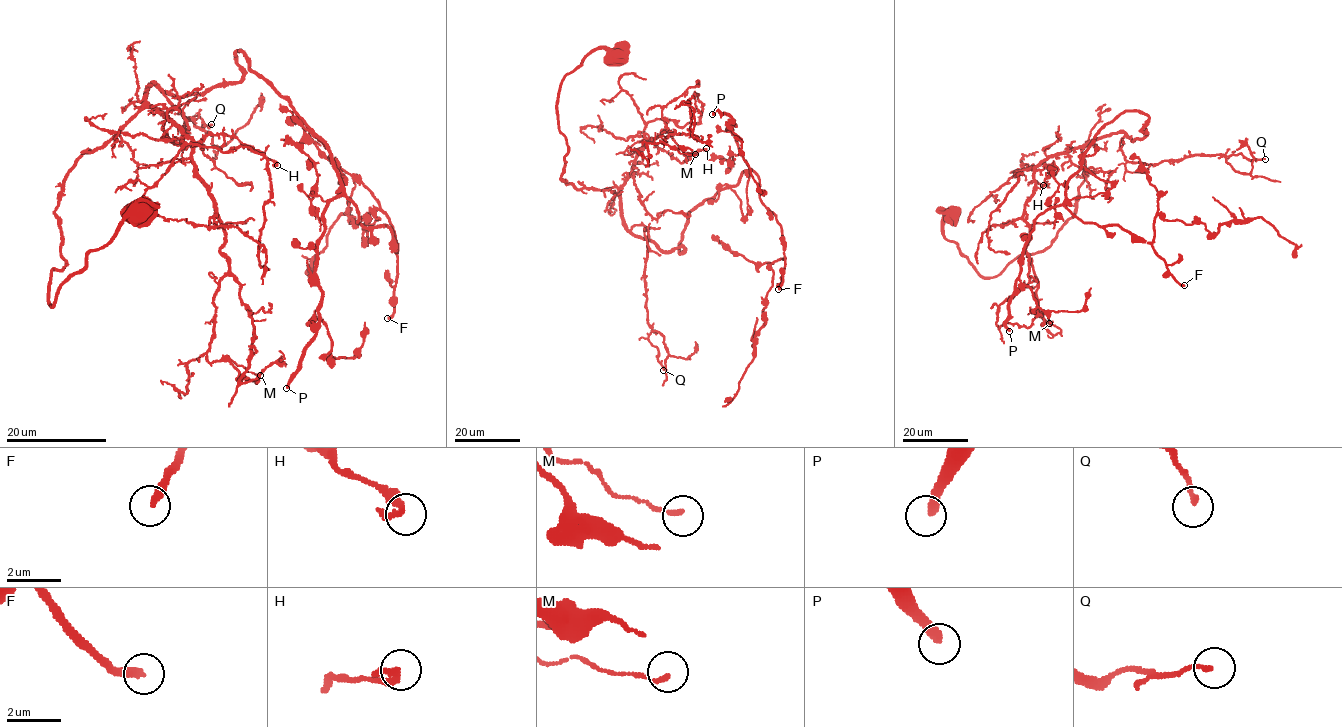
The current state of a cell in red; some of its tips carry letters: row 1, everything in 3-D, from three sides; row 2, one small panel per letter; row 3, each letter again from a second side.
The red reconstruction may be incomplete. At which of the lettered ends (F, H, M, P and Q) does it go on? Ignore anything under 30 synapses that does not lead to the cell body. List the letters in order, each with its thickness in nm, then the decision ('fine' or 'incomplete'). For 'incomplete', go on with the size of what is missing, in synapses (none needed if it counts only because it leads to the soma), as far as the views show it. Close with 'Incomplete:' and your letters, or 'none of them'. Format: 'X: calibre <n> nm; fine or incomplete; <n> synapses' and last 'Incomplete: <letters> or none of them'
F: calibre 300 nm; incomplete; 35 synapses
H: calibre 240 nm; fine
M: calibre 160 nm; fine
P: calibre 360 nm; incomplete; 110 synapses
Q: calibre 150 nm; fine
Incomplete: F, P

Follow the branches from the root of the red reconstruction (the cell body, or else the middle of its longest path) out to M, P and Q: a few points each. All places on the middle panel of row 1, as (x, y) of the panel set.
M: (616, 57), (595, 48), (562, 81), (561, 178), (621, 187), (666, 128), (675, 132), (660, 142), (695, 154)
P: (616, 57), (595, 48), (562, 81), (561, 178), (616, 187), (624, 225), (663, 251), (749, 168), (712, 114)
Q: (616, 57), (595, 48), (562, 81), (561, 178), (616, 187), (624, 226), (648, 230), (648, 341), (663, 370)

